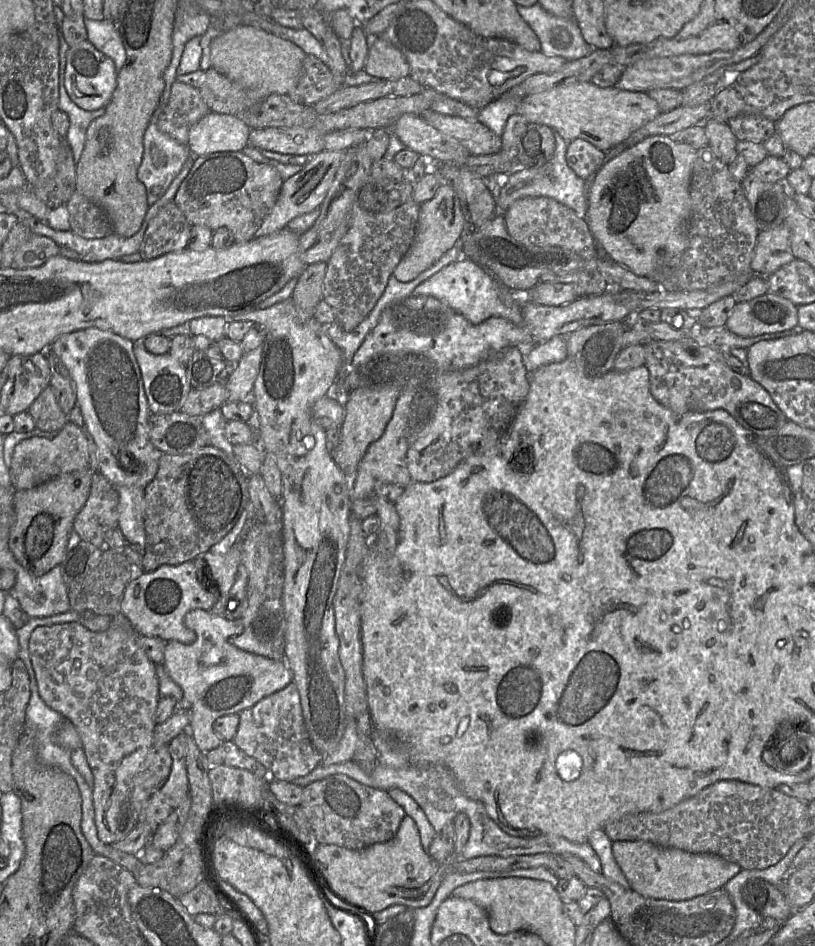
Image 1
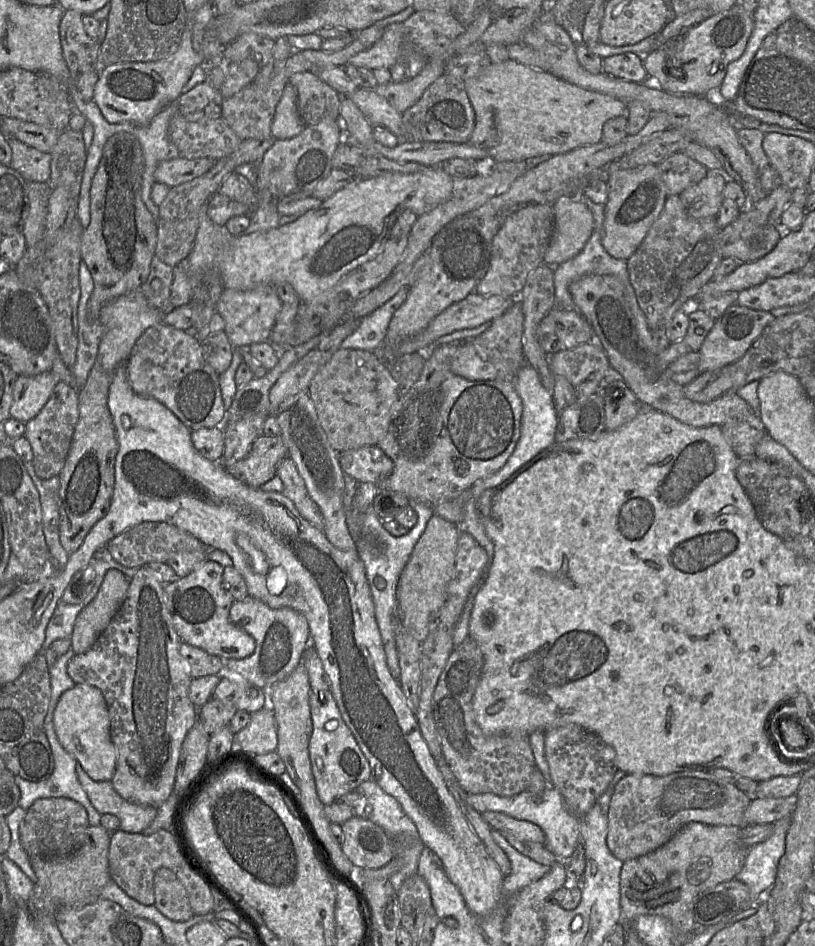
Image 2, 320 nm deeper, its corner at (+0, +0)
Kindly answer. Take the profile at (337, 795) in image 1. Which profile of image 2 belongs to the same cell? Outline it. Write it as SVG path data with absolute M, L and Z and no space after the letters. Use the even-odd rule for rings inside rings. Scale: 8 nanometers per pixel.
M353 816L341 825L343 853L359 869L379 869L395 858L395 838L373 822Z

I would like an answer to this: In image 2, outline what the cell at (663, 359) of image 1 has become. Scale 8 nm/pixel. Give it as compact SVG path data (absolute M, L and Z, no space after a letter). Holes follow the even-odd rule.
M586 274L574 280L569 290L580 313L592 326L610 366L620 374L619 377L622 377L643 406L671 415L694 427L721 426L730 420L746 419L754 413L736 392L725 393L707 403L691 401L685 397L683 386L657 369L656 355L644 346L638 336L631 310L631 302L636 294L629 282L623 283L611 274Z

